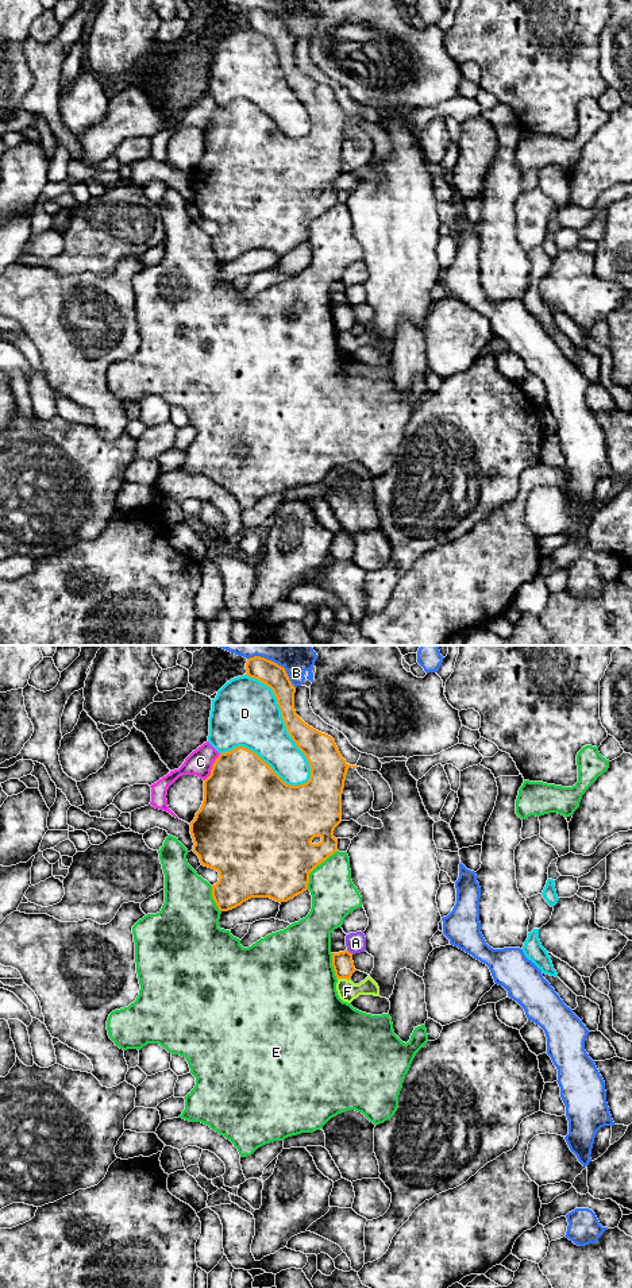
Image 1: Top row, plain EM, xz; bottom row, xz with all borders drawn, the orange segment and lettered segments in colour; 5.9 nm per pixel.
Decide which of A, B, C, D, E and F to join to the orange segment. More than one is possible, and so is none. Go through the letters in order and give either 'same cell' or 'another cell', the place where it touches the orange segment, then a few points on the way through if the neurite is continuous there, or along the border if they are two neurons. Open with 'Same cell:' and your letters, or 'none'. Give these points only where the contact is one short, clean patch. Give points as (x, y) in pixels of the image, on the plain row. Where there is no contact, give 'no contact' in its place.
Same cell: none
A: another cell; meets orange in xz at (349, 304)
B: another cell; meets orange in xz at (276, 15)
C: another cell; meets orange in xz at (212, 119)
D: another cell; meets orange in xz at (285, 76)
E: another cell; meets orange in xz at (316, 218)
F: another cell; meets orange in xz at (343, 330); border along xz (338, 330), (349, 332)

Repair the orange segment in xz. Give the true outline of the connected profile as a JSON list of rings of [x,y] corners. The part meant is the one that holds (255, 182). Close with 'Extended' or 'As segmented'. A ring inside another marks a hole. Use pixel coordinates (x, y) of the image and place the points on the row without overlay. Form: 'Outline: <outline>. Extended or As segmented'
Outline: [[[254,8],[247,11],[246,22],[247,22],[246,24],[247,28],[258,31],[259,34],[265,35],[267,39],[273,42],[277,50],[277,55],[281,61],[281,69],[285,74],[285,80],[289,88],[292,89],[292,92],[296,95],[298,101],[305,107],[309,115],[311,128],[309,132],[304,136],[298,136],[298,138],[286,136],[267,115],[265,115],[257,105],[254,105],[253,103],[244,99],[238,99],[230,104],[220,105],[219,109],[215,112],[211,122],[211,127],[204,132],[203,157],[200,162],[196,165],[194,171],[189,177],[190,177],[190,186],[194,194],[193,204],[199,208],[201,217],[212,220],[219,224],[220,228],[219,234],[212,238],[212,250],[220,263],[232,262],[251,250],[270,250],[280,255],[288,254],[308,242],[309,225],[317,217],[324,215],[330,208],[338,204],[338,190],[334,189],[334,182],[342,174],[340,166],[342,166],[342,146],[344,140],[344,132],[346,132],[347,122],[350,119],[357,120],[357,117],[350,117],[346,115],[346,112],[342,109],[335,96],[335,92],[331,88],[313,81],[296,66],[294,62],[296,39],[292,36],[284,19],[265,9]]]. As segmented

